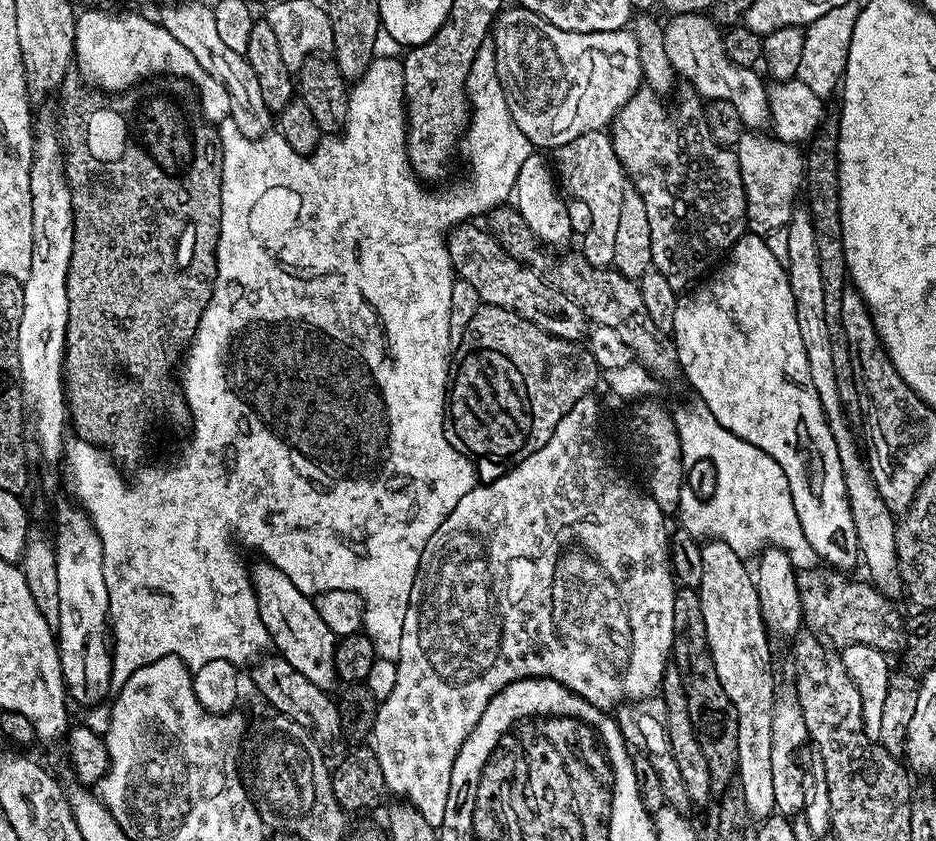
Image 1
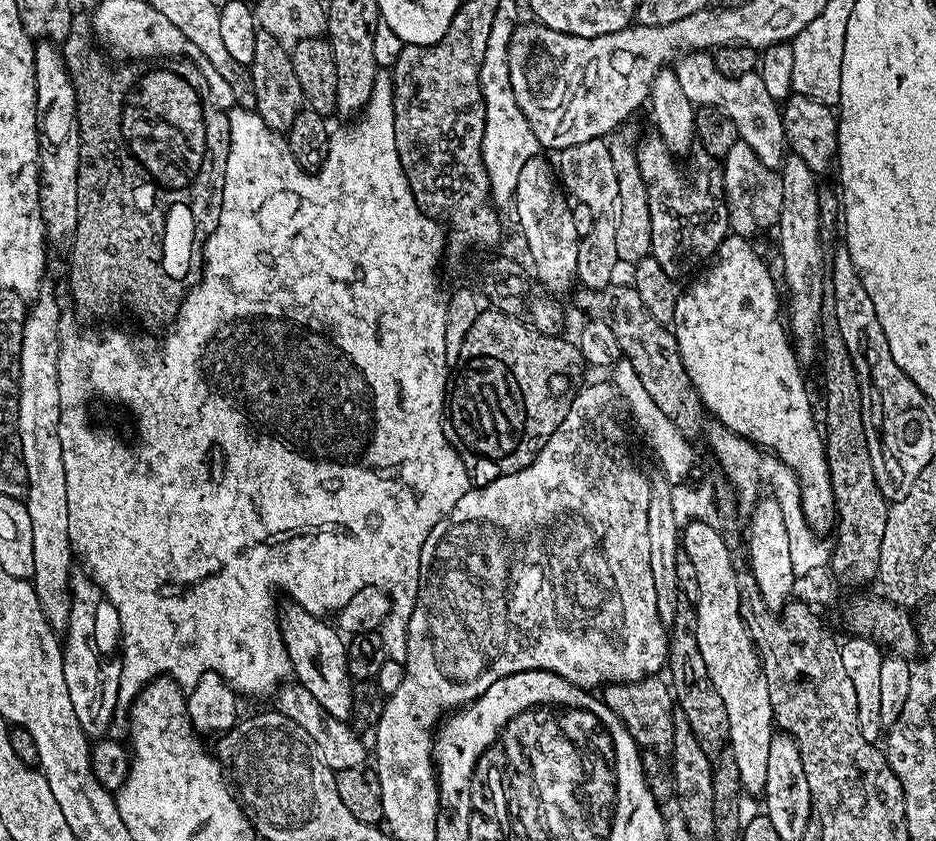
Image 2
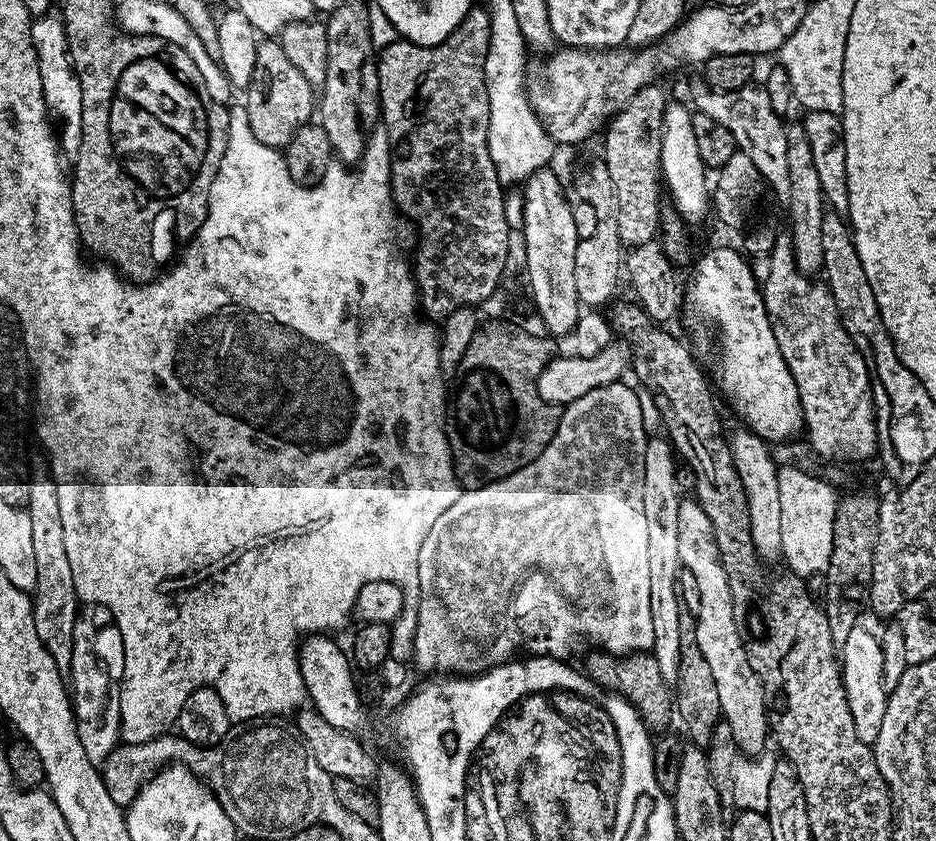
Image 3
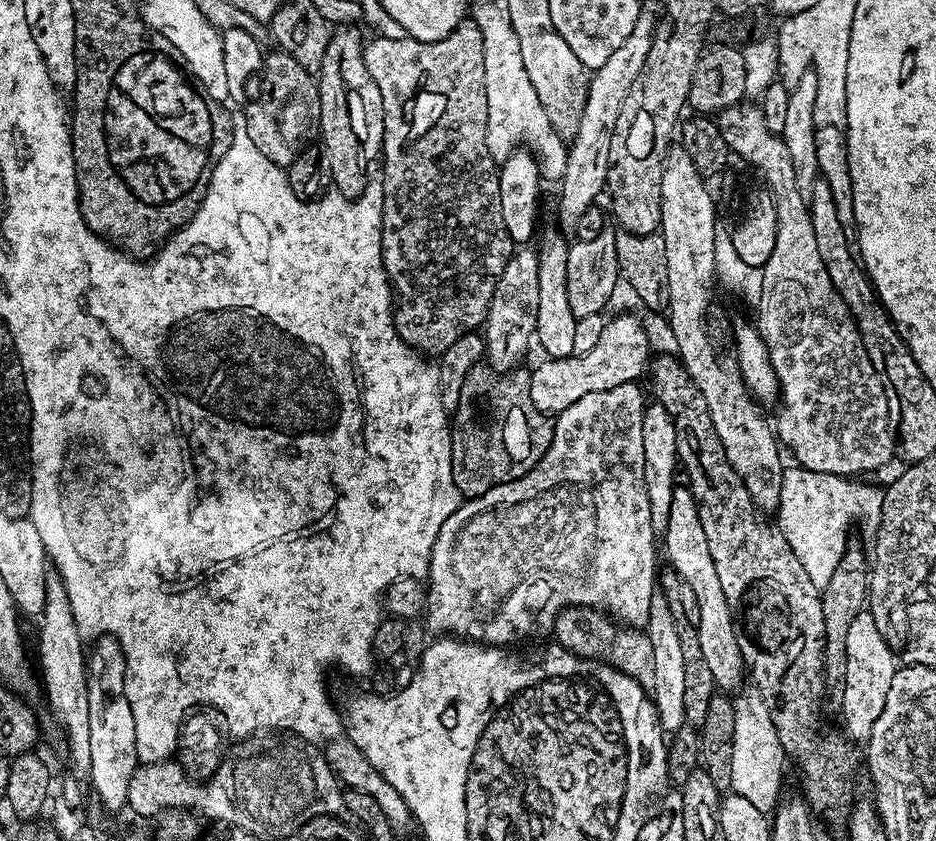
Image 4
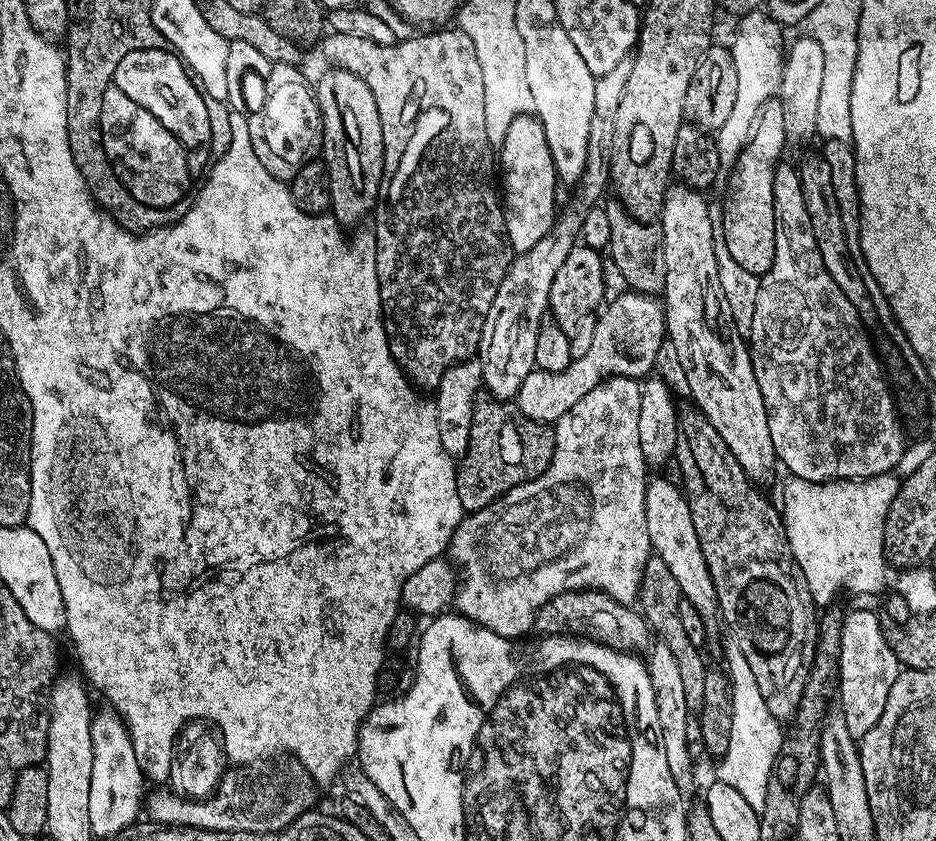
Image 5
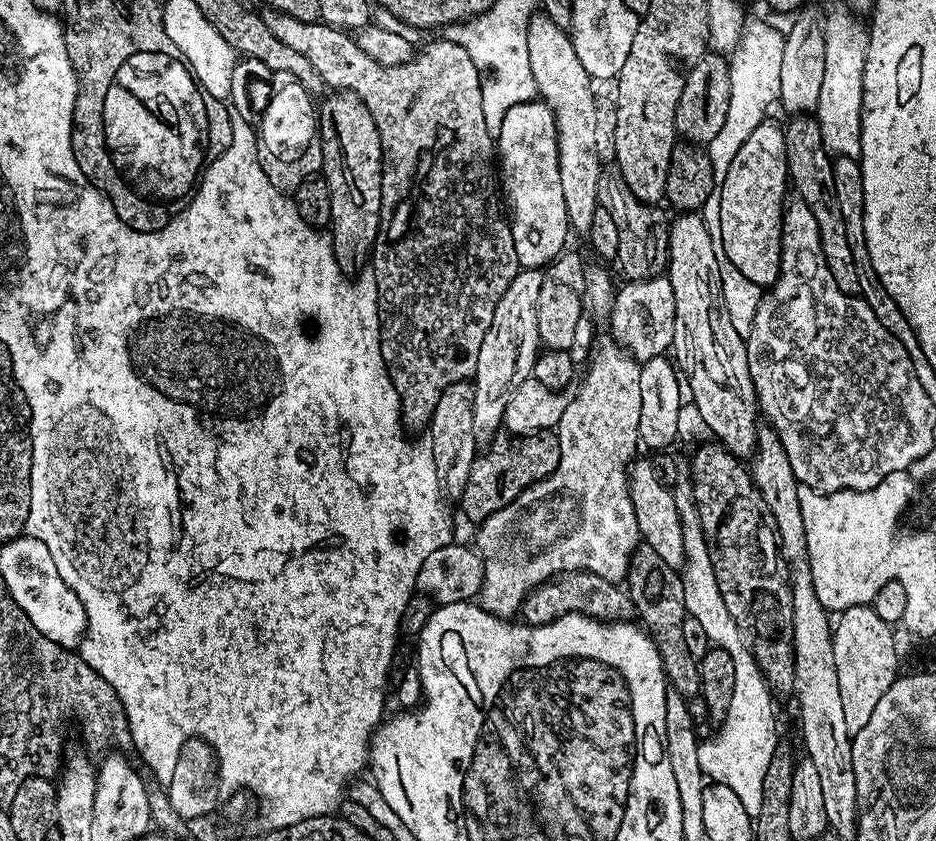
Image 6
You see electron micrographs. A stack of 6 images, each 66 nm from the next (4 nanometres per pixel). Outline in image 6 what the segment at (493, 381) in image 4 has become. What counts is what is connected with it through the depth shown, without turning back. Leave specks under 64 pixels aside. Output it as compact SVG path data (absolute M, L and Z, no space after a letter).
M555 431L534 432L525 436L512 448L509 456L499 460L496 456L477 455L469 474L469 481L466 482L465 490L458 500L458 505L473 522L485 520L490 514L502 510L518 494L526 491L530 485L537 484L544 480L554 470L560 461L560 439L556 437Z

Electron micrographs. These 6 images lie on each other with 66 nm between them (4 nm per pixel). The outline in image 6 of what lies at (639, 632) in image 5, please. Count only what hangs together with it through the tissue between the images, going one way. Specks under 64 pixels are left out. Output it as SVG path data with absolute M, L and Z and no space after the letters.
M564 572L558 577L540 584L524 599L519 615L526 624L549 624L567 612L581 612L593 620L628 622L633 619L634 609L627 591L619 583L598 578L593 572Z

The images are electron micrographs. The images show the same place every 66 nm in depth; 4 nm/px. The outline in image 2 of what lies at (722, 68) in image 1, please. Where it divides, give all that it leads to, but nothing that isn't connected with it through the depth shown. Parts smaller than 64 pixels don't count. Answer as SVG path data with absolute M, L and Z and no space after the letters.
M690 52L674 64L678 83L686 98L694 106L717 108L738 130L740 140L759 158L767 168L779 169L786 155L784 139L784 113L781 105L766 91L759 71L741 76L727 76L718 70L715 59L708 52Z

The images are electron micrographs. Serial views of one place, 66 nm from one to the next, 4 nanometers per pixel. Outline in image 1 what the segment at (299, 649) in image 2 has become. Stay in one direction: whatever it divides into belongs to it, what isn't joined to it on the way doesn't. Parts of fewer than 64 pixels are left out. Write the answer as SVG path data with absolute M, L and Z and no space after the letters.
M267 562L259 563L251 565L250 579L271 647L290 662L297 672L314 682L314 685L325 690L331 689L331 684L336 684L338 680L335 670L338 638L322 622L310 597L298 590L298 586L294 586L294 582L290 582L282 570Z

